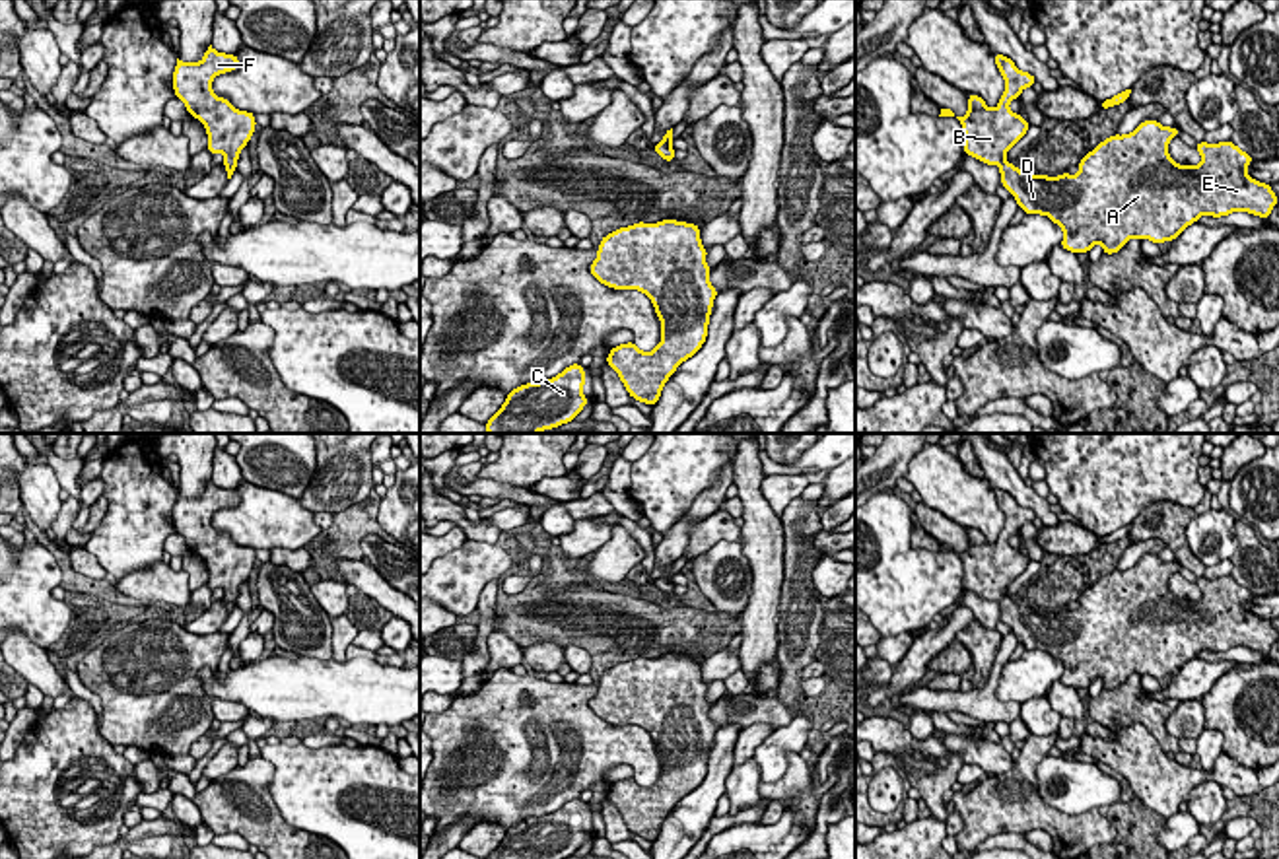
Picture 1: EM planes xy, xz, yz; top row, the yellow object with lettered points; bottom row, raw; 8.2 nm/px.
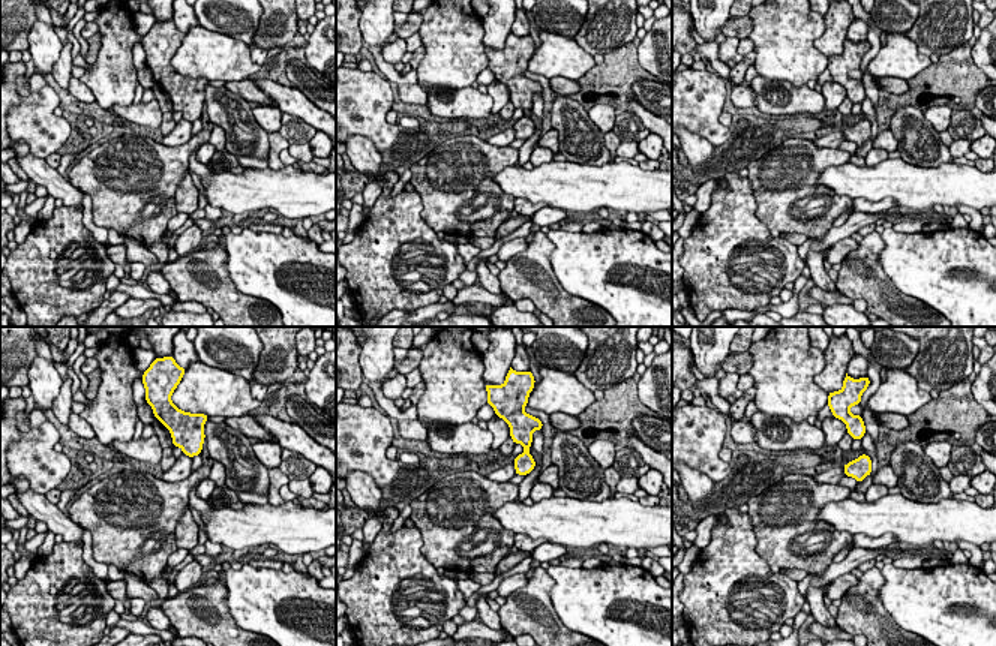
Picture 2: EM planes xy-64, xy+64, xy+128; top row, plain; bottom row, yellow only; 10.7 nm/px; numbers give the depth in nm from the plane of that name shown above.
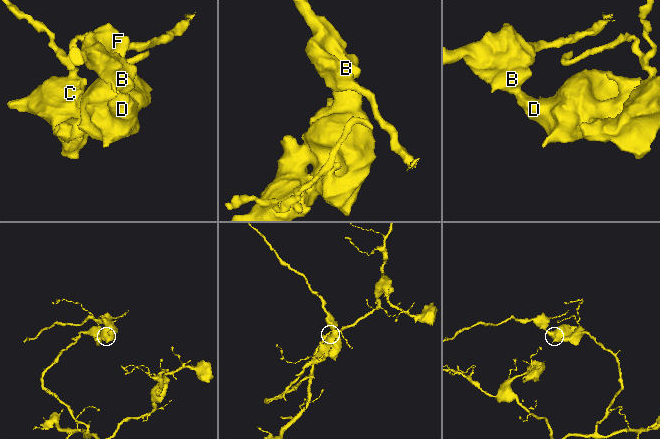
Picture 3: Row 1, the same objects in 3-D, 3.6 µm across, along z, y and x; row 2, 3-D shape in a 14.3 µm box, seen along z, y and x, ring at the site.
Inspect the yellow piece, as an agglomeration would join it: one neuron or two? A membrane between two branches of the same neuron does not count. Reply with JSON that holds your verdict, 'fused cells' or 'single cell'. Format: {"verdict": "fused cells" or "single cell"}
{"verdict": "fused cells"}

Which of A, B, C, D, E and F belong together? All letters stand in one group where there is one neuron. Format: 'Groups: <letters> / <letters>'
Groups: A C D E / B F

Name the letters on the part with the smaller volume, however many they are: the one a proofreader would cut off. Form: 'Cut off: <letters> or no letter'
Cut off: B, F

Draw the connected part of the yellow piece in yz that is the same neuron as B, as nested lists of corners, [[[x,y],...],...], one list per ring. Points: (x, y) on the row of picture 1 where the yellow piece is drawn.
[[[995,52],[995,64],[1005,80],[1005,91],[995,109],[989,109],[980,95],[968,95],[968,113],[956,117],[964,132],[964,154],[985,165],[1001,165],[1007,152],[1028,132],[1030,122],[1009,109],[1024,87],[1032,87],[1036,78],[1022,72],[1015,62]]]

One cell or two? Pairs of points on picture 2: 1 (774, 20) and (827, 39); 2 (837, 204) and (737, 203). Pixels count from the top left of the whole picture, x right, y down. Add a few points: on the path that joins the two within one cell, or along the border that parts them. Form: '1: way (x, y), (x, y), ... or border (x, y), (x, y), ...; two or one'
1: border (825, 15), (825, 30), (815, 45), (827, 57); two
2: border (747, 177), (756, 204), (755, 216), (768, 230); two

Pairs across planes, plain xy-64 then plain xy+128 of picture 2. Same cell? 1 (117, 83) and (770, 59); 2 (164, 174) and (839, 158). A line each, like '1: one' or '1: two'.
1: one
2: one

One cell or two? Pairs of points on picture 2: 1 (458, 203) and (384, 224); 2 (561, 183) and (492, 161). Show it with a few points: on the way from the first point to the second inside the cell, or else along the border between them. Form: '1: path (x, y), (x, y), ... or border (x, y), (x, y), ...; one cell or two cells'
1: border (414, 191), (422, 203), (422, 219), (437, 234); two cells
2: border (516, 164), (494, 176), (513, 198); two cells

